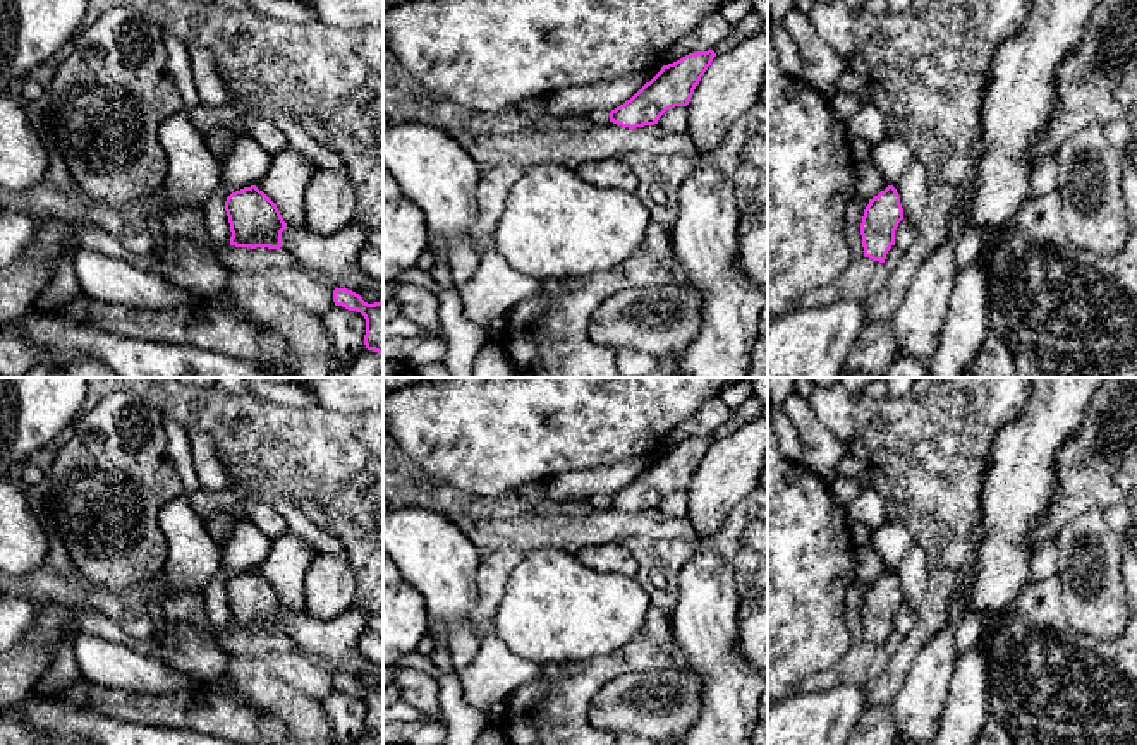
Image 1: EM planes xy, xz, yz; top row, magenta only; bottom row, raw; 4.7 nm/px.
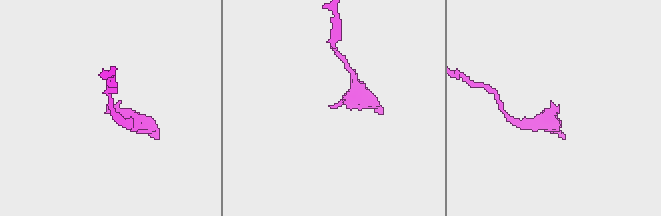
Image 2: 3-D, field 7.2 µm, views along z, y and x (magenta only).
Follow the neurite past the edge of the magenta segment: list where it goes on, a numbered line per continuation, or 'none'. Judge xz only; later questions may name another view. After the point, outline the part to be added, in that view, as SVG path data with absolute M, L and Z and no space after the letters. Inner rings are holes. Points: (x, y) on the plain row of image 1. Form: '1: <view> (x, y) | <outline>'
none

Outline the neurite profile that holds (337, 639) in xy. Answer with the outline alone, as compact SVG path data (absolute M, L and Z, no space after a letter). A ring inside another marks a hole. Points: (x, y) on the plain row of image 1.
M350 608L333 620L318 620L306 611L285 613L282 632L302 652L328 657L337 673L347 673L374 688L383 685L383 669L369 664L359 654L359 637L366 630L369 615L361 608Z

